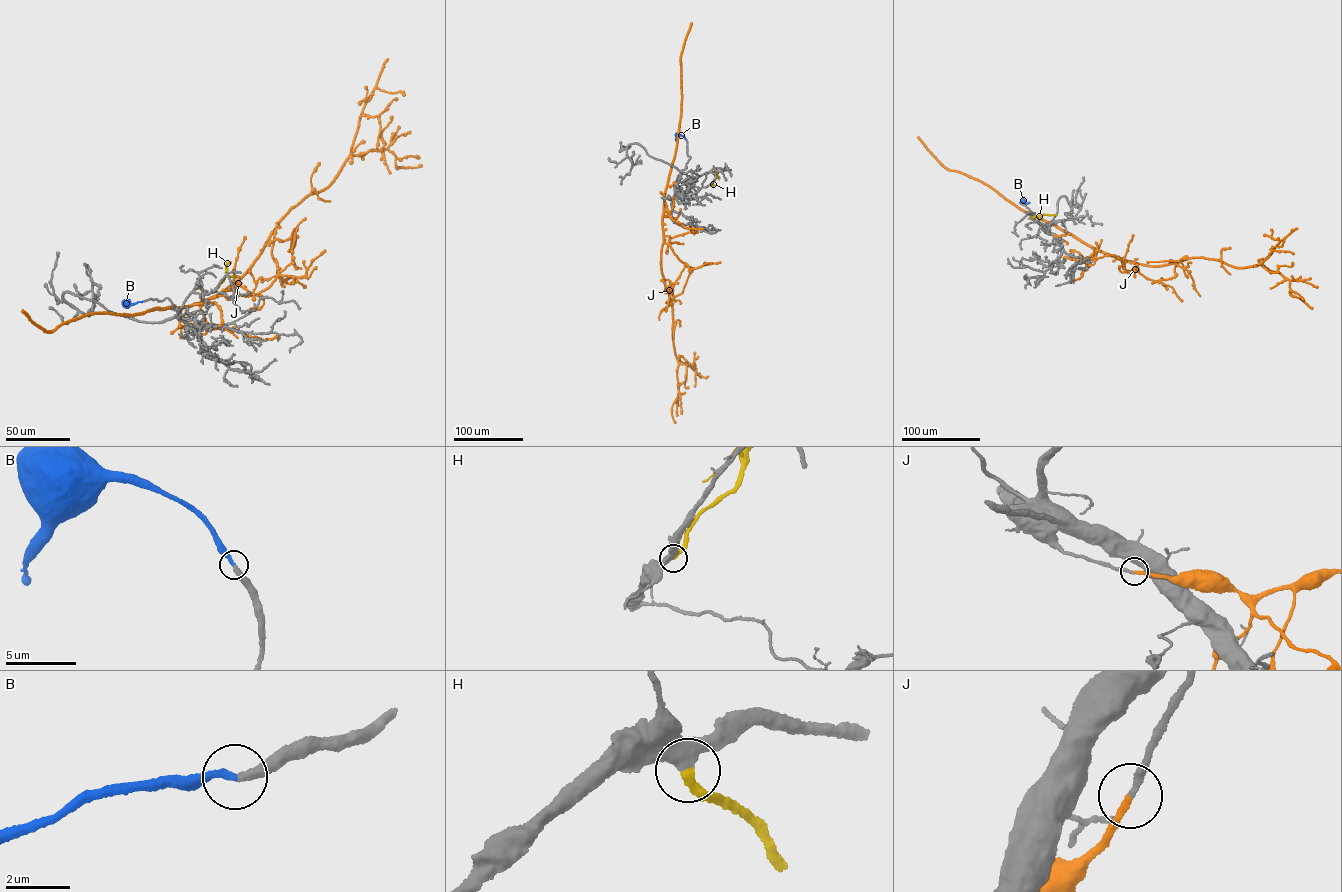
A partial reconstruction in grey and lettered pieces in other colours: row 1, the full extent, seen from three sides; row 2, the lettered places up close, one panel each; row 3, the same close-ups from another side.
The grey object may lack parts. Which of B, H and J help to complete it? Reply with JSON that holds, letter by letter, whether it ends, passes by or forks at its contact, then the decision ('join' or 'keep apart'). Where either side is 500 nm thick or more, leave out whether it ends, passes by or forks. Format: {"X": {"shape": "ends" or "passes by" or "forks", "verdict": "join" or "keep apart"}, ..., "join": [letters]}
{"B": {"shape": "ends", "verdict": "join"}, "H": {"shape": "ends", "verdict": "join"}, "J": {"shape": "ends", "verdict": "keep apart"}, "join": ["B", "H"]}

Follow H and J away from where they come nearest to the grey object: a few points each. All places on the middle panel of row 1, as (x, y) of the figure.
H: (714, 169), (717, 176), (711, 186)
J: (679, 178), (667, 187), (665, 195), (661, 266), (671, 305), (678, 363), (680, 395), (671, 410), (675, 422)

